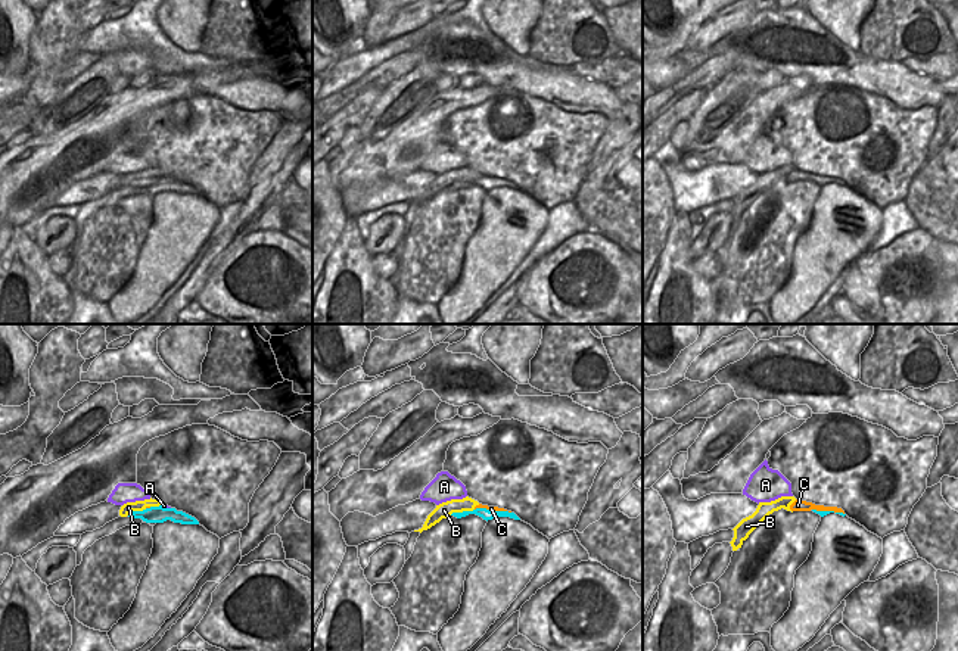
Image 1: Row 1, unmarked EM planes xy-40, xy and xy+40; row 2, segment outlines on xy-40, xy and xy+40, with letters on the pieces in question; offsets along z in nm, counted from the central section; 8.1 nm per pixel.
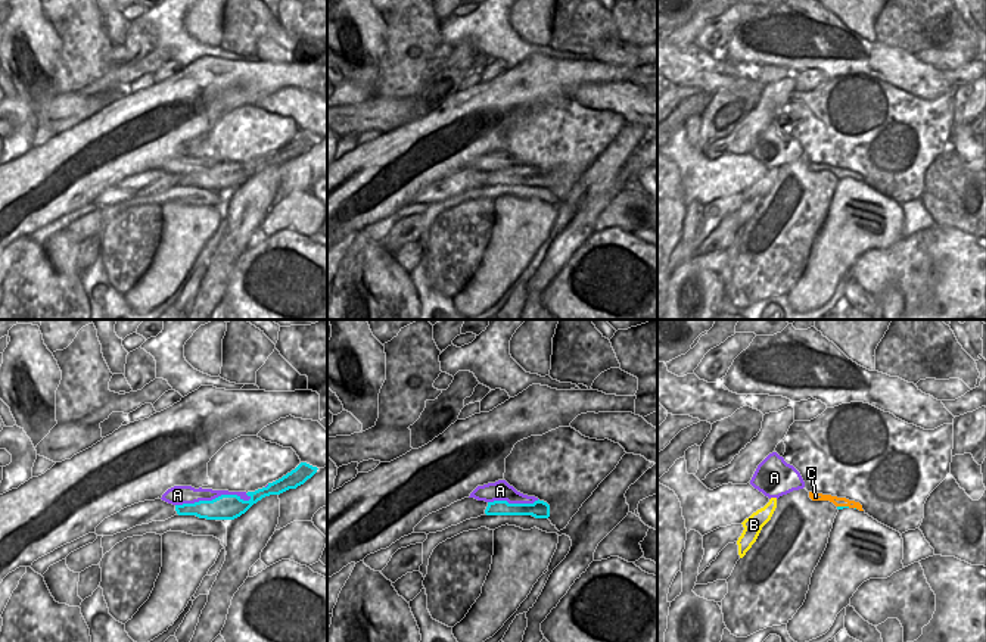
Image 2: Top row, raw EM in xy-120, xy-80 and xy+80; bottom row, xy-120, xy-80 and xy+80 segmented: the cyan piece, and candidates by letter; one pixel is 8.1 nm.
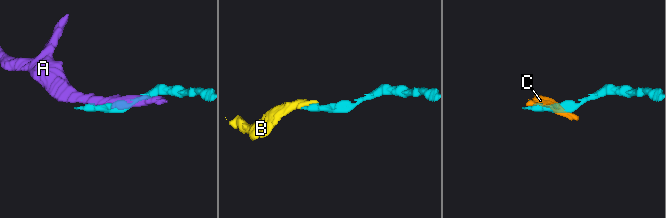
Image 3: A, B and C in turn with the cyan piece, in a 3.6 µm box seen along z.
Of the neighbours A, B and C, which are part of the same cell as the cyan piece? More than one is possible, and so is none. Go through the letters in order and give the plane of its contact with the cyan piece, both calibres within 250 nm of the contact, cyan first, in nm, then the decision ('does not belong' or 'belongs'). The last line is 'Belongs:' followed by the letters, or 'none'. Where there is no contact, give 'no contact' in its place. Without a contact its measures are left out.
A: xy-40 | 140/20 nm | does not belong
B: xy | 90/130 nm | belongs
C: xy | 90/50 nm | does not belong
Belongs: B

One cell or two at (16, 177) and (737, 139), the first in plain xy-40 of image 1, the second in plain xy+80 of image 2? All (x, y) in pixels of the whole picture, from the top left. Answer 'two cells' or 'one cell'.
one cell

